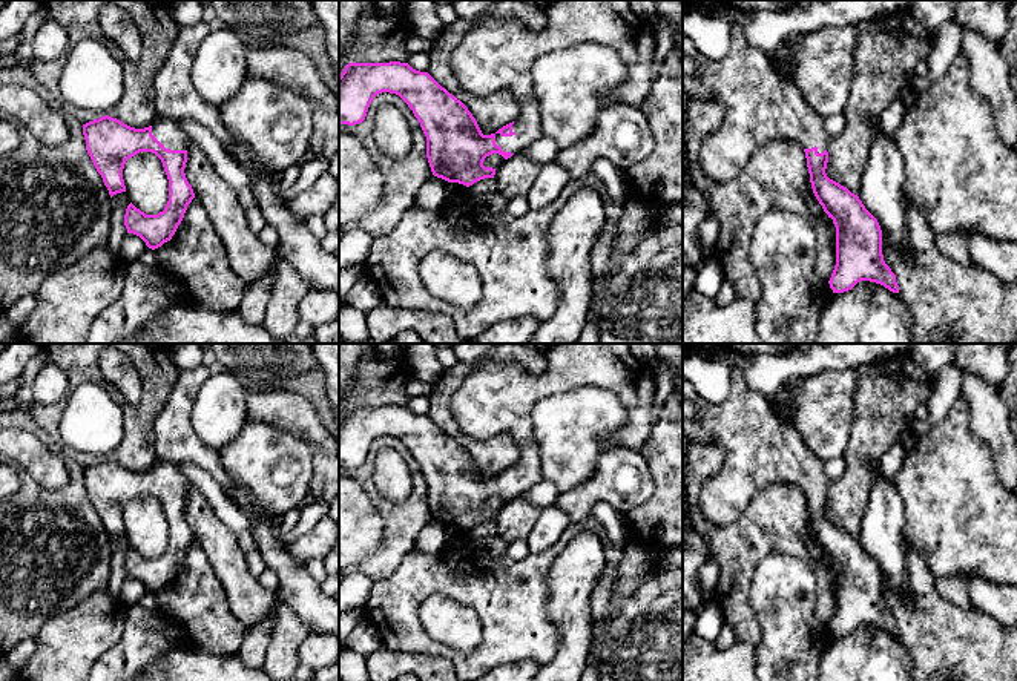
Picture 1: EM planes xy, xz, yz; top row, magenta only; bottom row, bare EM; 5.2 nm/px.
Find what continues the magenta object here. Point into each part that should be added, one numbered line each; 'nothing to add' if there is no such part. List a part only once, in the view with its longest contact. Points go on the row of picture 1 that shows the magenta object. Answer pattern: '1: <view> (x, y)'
1: xz (497, 54)

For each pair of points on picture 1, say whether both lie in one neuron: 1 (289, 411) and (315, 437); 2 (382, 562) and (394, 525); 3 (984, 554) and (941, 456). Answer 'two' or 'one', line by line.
1: one
2: one
3: one

